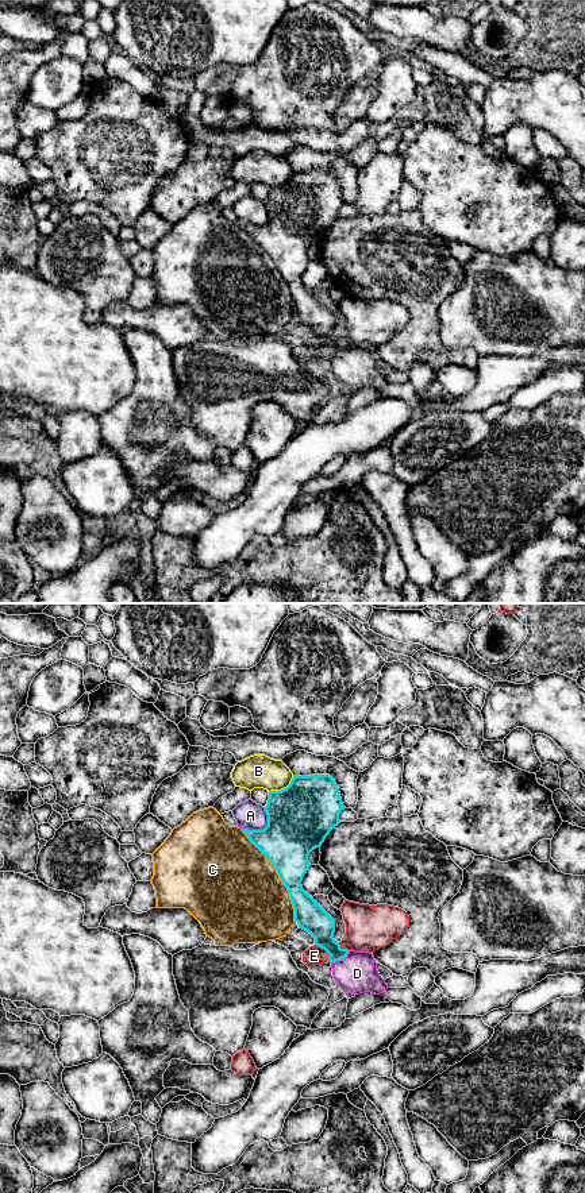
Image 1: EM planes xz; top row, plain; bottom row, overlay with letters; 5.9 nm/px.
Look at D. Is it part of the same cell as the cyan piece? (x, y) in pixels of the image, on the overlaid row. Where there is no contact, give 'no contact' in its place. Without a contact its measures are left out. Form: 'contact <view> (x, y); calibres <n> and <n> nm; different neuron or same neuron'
contact xz (341, 958); calibres 160 and 240 nm; same neuron

